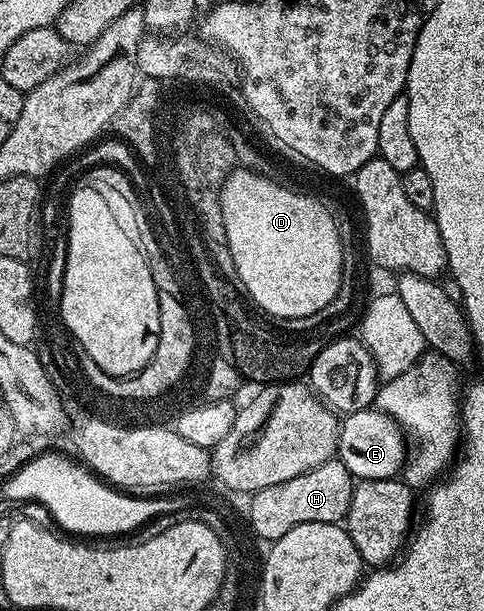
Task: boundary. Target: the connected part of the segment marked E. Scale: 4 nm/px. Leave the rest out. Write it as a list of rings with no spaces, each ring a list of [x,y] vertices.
[[[370,406],[358,412],[350,412],[340,421],[337,456],[358,481],[392,480],[407,463],[405,440],[407,436],[400,424],[396,424],[387,413]]]

